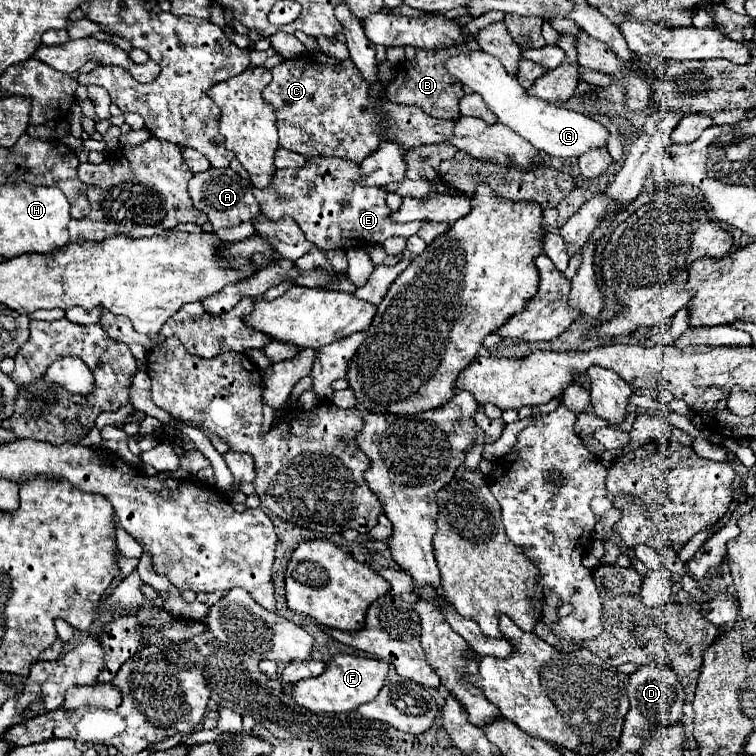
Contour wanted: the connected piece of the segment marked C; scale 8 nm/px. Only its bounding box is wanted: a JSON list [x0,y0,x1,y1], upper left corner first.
[263,52,453,164]

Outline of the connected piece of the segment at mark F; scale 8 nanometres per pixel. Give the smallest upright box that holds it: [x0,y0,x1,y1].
[293,654,389,712]

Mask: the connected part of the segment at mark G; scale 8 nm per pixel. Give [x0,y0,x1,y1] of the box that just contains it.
[445,50,609,160]

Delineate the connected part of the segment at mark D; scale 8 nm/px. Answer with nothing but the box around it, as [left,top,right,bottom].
[621,666,685,752]

